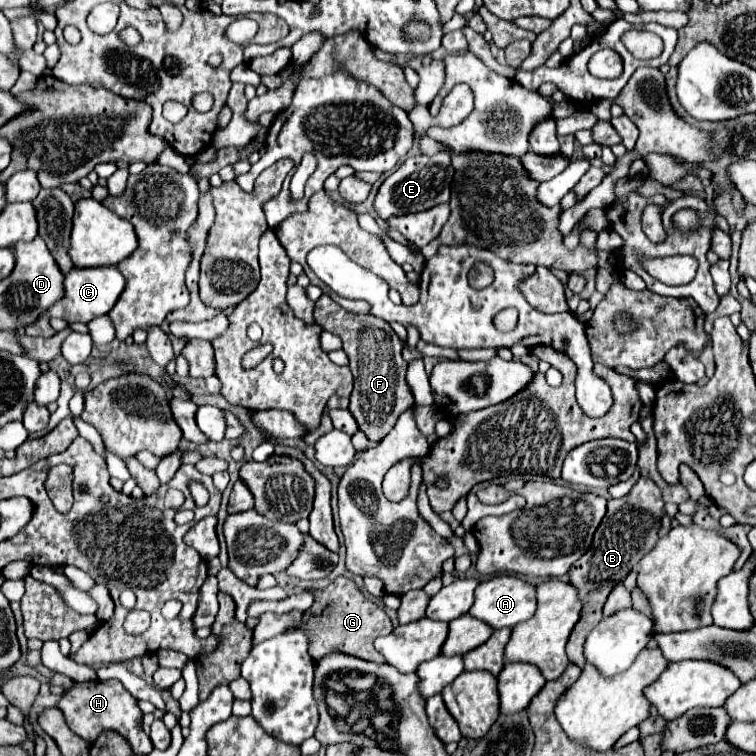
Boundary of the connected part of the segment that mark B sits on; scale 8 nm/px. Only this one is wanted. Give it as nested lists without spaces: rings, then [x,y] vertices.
[[[640,478],[628,496],[608,502],[608,512],[594,534],[590,550],[570,568],[568,572],[570,584],[576,586],[584,606],[580,612],[580,620],[568,638],[566,654],[570,662],[578,664],[580,668],[586,664],[582,656],[582,644],[590,634],[590,630],[602,620],[602,606],[610,590],[614,590],[638,566],[646,550],[650,552],[656,546],[662,516],[664,516],[664,500],[660,488],[650,478]]]

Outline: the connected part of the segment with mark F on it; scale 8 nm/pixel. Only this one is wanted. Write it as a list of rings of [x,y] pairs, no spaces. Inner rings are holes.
[[[322,294],[314,308],[316,322],[338,336],[342,336],[344,352],[350,358],[350,370],[354,374],[354,392],[350,394],[348,410],[356,418],[360,430],[368,436],[370,442],[380,442],[396,424],[396,418],[414,406],[414,396],[406,384],[406,366],[402,360],[404,344],[394,334],[392,326],[372,314],[352,314],[338,306],[332,298]]]

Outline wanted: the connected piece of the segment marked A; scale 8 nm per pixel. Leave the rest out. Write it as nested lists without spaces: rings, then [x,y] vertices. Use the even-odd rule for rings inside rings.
[[[494,576],[486,582],[480,582],[478,588],[474,590],[474,604],[470,608],[470,614],[476,616],[478,620],[486,622],[490,628],[500,630],[500,628],[514,628],[516,624],[532,618],[536,612],[536,594],[534,586],[526,584],[520,578],[514,576]]]

